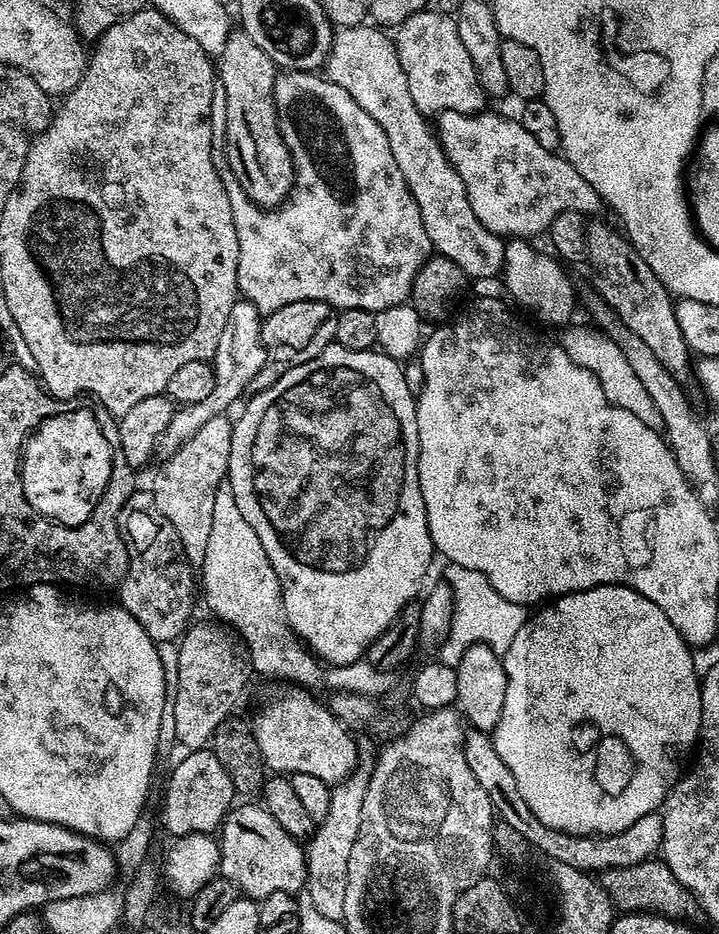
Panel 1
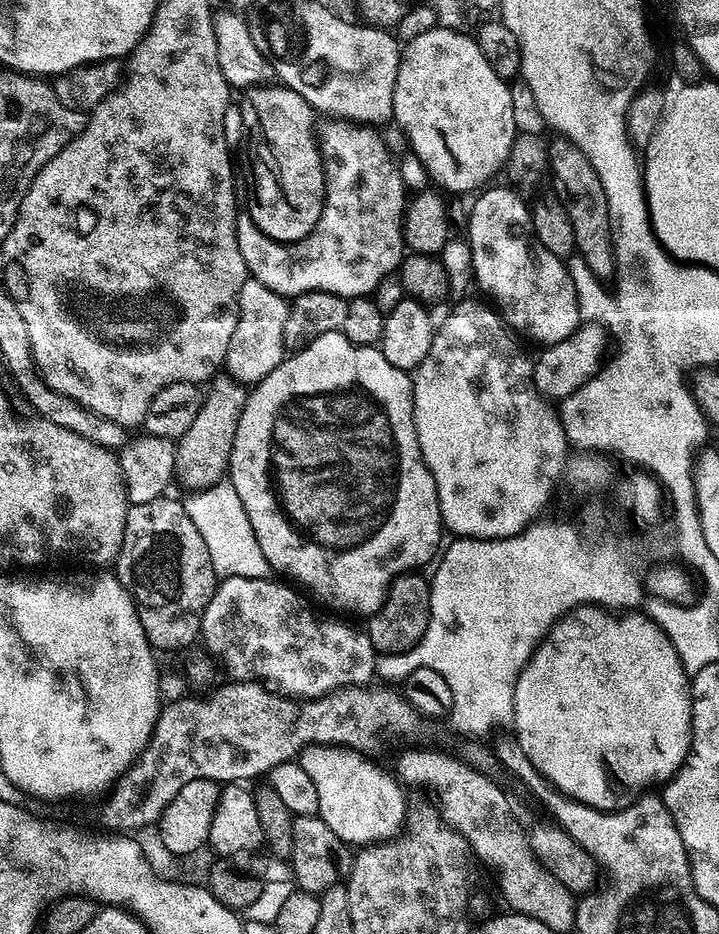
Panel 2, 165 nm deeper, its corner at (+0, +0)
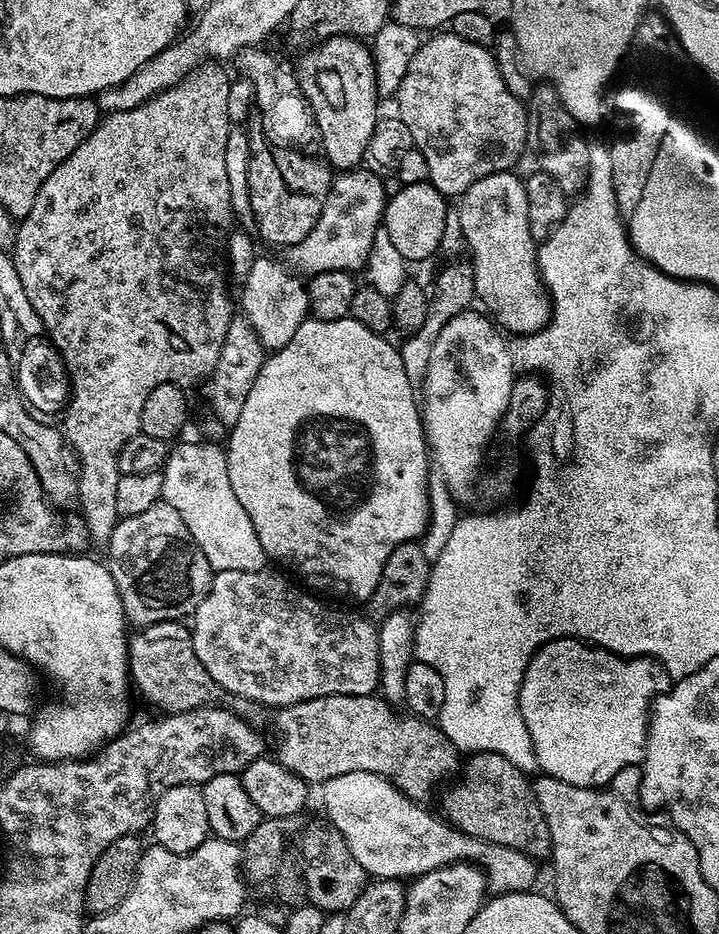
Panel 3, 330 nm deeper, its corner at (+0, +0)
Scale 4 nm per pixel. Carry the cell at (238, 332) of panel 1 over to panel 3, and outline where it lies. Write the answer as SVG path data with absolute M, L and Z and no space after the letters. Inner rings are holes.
M262 254L250 266L248 275L243 277L244 289L240 292L240 300L238 296L238 304L239 307L240 304L244 307L243 315L265 350L284 348L286 342L294 338L300 323L309 319L308 289L305 281L299 275L291 275L279 272Z

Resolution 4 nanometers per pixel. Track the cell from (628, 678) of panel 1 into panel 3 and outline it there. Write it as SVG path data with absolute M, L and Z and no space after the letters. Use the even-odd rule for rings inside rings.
M565 638L550 640L547 644L532 653L524 671L524 681L520 684L520 713L526 722L526 730L530 734L530 742L534 746L534 754L539 771L546 776L553 776L567 784L582 786L583 788L603 788L622 770L631 764L640 764L644 759L644 752L648 748L648 726L650 723L650 709L657 696L668 691L670 677L664 671L664 665L651 658L629 658L618 656L614 652L607 652L605 648L593 646L583 640Z

